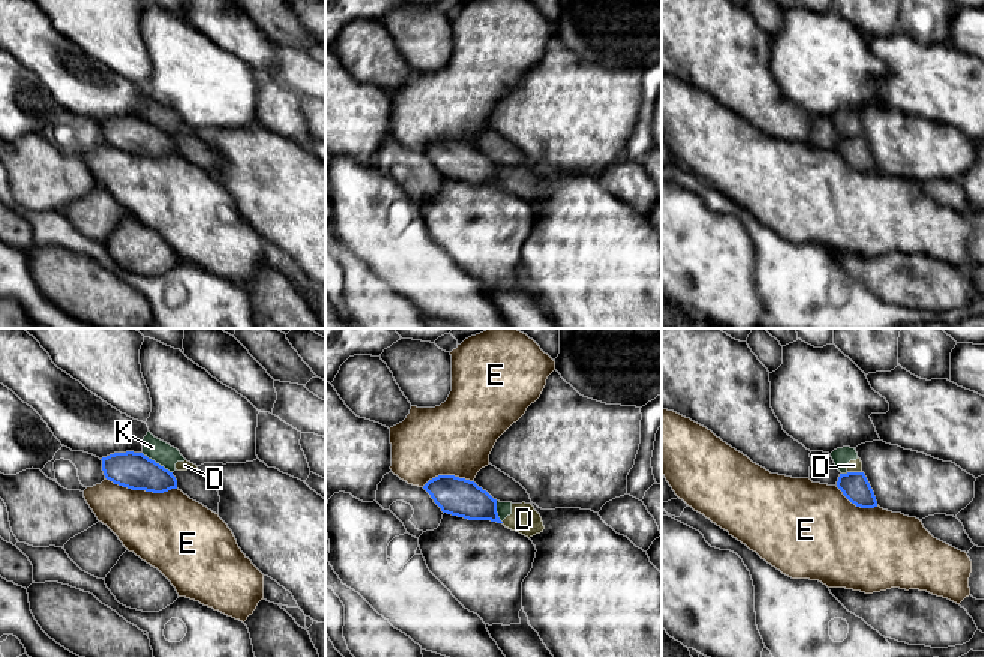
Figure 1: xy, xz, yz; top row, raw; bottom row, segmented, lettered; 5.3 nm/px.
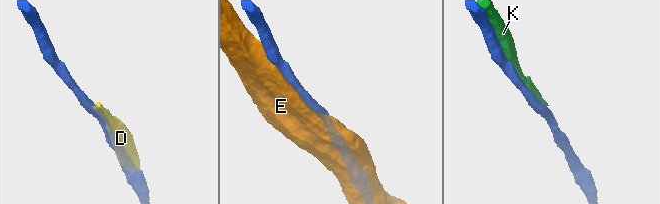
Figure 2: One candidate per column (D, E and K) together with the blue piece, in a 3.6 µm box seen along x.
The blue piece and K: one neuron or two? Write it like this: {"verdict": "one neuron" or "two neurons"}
{"verdict": "two neurons"}

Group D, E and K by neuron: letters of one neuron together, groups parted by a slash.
D K / E

